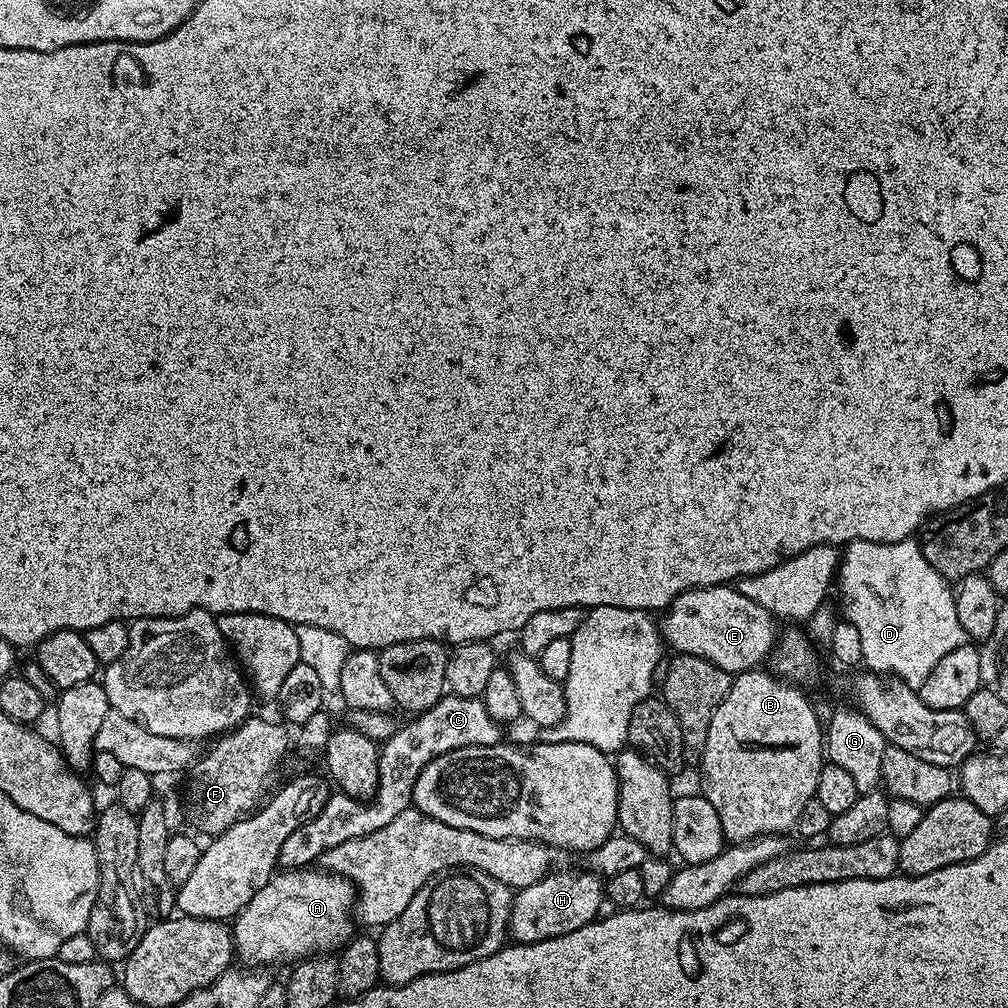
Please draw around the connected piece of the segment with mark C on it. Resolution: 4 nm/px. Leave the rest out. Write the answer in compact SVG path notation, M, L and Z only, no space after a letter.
M445 694L440 701L424 712L413 715L412 720L401 723L400 729L388 740L379 745L380 761L378 762L378 784L376 795L369 800L356 800L345 792L336 790L329 795L326 806L318 818L298 826L286 842L282 842L280 864L288 870L304 870L315 865L326 850L342 846L354 838L374 834L382 826L394 822L398 814L413 807L412 795L414 782L418 774L434 758L450 750L462 750L466 746L494 746L501 743L501 724L486 710L483 699L462 698Z

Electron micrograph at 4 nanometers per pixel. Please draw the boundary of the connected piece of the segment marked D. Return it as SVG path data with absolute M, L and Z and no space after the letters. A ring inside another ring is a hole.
M912 538L889 544L854 540L843 552L844 557L840 560L842 616L858 630L858 638L862 642L863 667L920 689L922 682L930 678L930 670L934 670L934 666L942 662L950 650L966 643L962 622L958 622L953 585L942 574L938 574L930 562L926 562L919 543Z

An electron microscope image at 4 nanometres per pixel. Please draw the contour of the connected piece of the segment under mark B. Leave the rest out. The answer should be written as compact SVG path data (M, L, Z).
M764 670L742 672L733 679L726 698L722 698L718 710L714 710L714 718L710 718L710 734L706 734L706 746L702 753L702 759L704 759L702 794L708 799L710 806L714 806L714 810L718 810L718 820L722 822L724 837L730 842L747 842L754 839L755 836L775 836L795 829L798 814L802 814L802 806L806 806L806 802L810 802L816 795L818 774L826 763L826 732L815 716L813 701L808 700L807 694L804 693L807 691L787 680L780 679L771 671L768 671L769 673L760 671Z

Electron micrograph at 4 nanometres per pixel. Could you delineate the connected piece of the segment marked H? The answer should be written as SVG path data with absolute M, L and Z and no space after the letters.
M591 870L583 871L553 871L551 874L545 876L544 879L519 889L512 899L512 913L510 914L510 922L508 923L511 939L518 944L542 942L546 938L558 938L562 934L570 934L574 930L578 930L597 919L601 915L600 907L605 907L606 904L606 884L595 872Z

